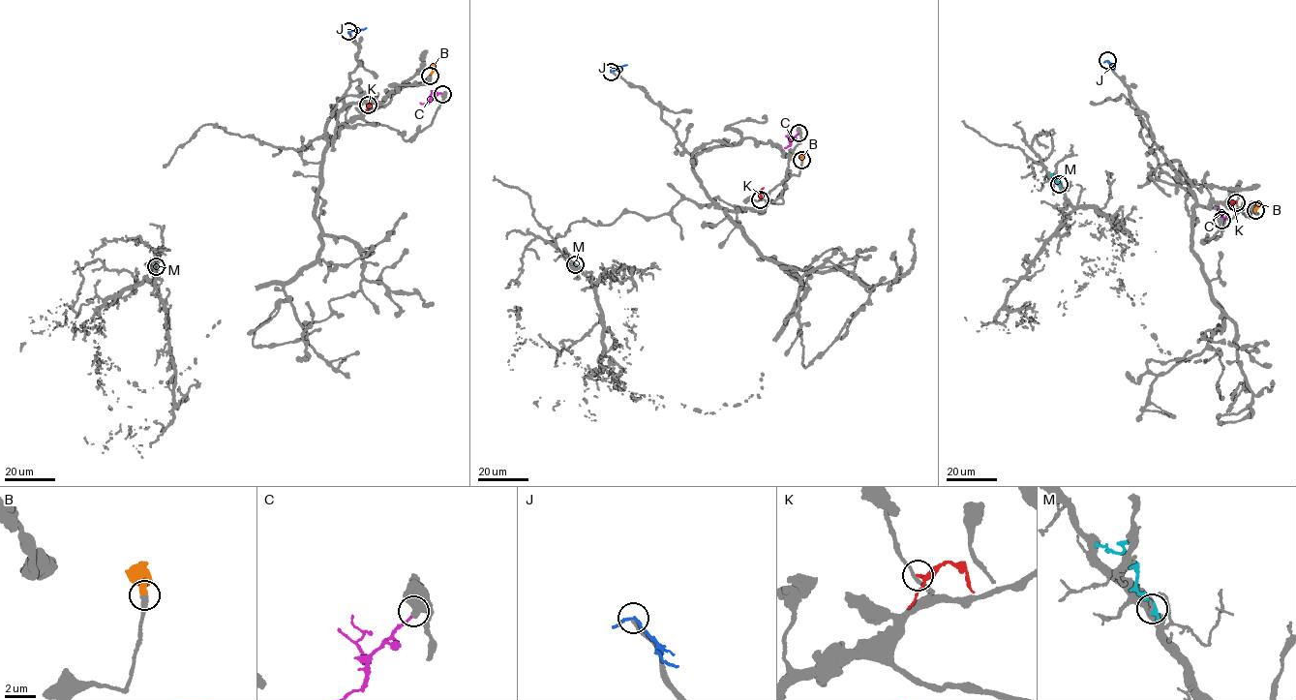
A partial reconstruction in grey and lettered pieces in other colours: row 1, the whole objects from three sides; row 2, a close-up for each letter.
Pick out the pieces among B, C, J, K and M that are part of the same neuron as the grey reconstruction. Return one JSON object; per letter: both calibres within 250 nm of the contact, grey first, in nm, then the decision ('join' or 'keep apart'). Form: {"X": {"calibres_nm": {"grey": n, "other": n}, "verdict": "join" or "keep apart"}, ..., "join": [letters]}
{"B": {"calibres_nm": {"grey": 360, "other": 480}, "verdict": "join"}, "C": {"calibres_nm": {"grey": 750, "other": 200}, "verdict": "keep apart"}, "J": {"calibres_nm": {"grey": 240, "other": 150}, "verdict": "keep apart"}, "K": {"calibres_nm": {"grey": 200, "other": 190}, "verdict": "keep apart"}, "M": {"calibres_nm": {"grey": 190, "other": 400}, "verdict": "keep apart"}, "join": ["B"]}

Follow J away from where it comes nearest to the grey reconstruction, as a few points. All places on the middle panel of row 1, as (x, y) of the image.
J: (611, 73), (626, 65)

